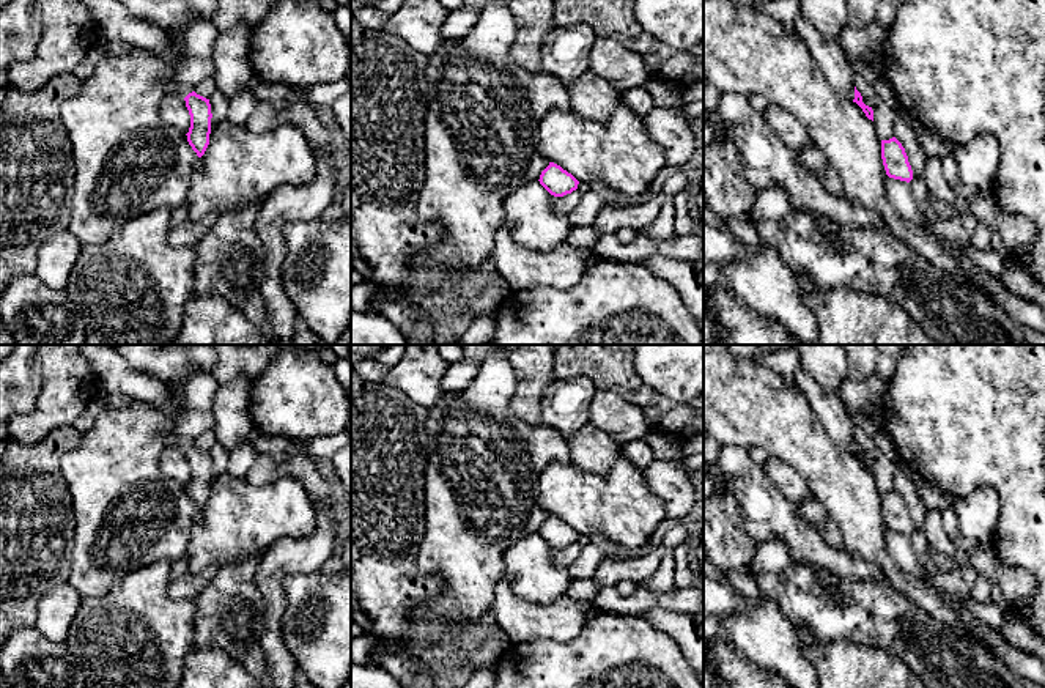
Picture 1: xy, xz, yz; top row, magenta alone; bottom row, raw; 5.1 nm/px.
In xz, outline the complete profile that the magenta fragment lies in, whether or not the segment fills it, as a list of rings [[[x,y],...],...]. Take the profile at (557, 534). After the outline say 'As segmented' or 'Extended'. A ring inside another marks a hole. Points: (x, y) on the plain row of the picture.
[[[623,453],[606,474],[584,471],[573,463],[552,461],[541,471],[537,490],[537,502],[549,515],[538,534],[554,549],[571,546],[579,535],[593,534],[603,534],[619,546],[639,548],[666,520],[663,501],[648,490],[645,474]]]. Extended

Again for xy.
[[[192,444],[184,453],[190,468],[187,494],[200,515],[200,521],[194,526],[189,538],[187,575],[200,575],[209,565],[238,564],[252,556],[264,554],[285,537],[305,537],[313,532],[316,512],[299,480],[280,474],[279,479],[264,486],[253,486],[246,477],[233,477],[228,472],[212,480],[209,452]]]. Extended

